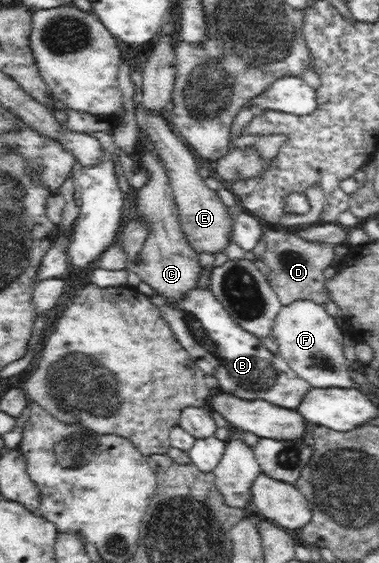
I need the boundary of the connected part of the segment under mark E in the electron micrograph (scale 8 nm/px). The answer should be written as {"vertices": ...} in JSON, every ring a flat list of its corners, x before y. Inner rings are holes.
{"vertices":[[142,104,136,105,134,112,141,134,151,136,151,140,155,140,155,149,158,149,159,158,163,160,163,168,167,171,174,201,177,201,179,225,185,238,191,244,191,249,199,251,199,253,201,251,217,253,217,251,225,249,227,243,232,240,233,217,229,219,229,208,217,199,216,191,208,189,204,179,197,177,195,155,181,139,177,138,177,135,174,135,163,116,143,110]]}

